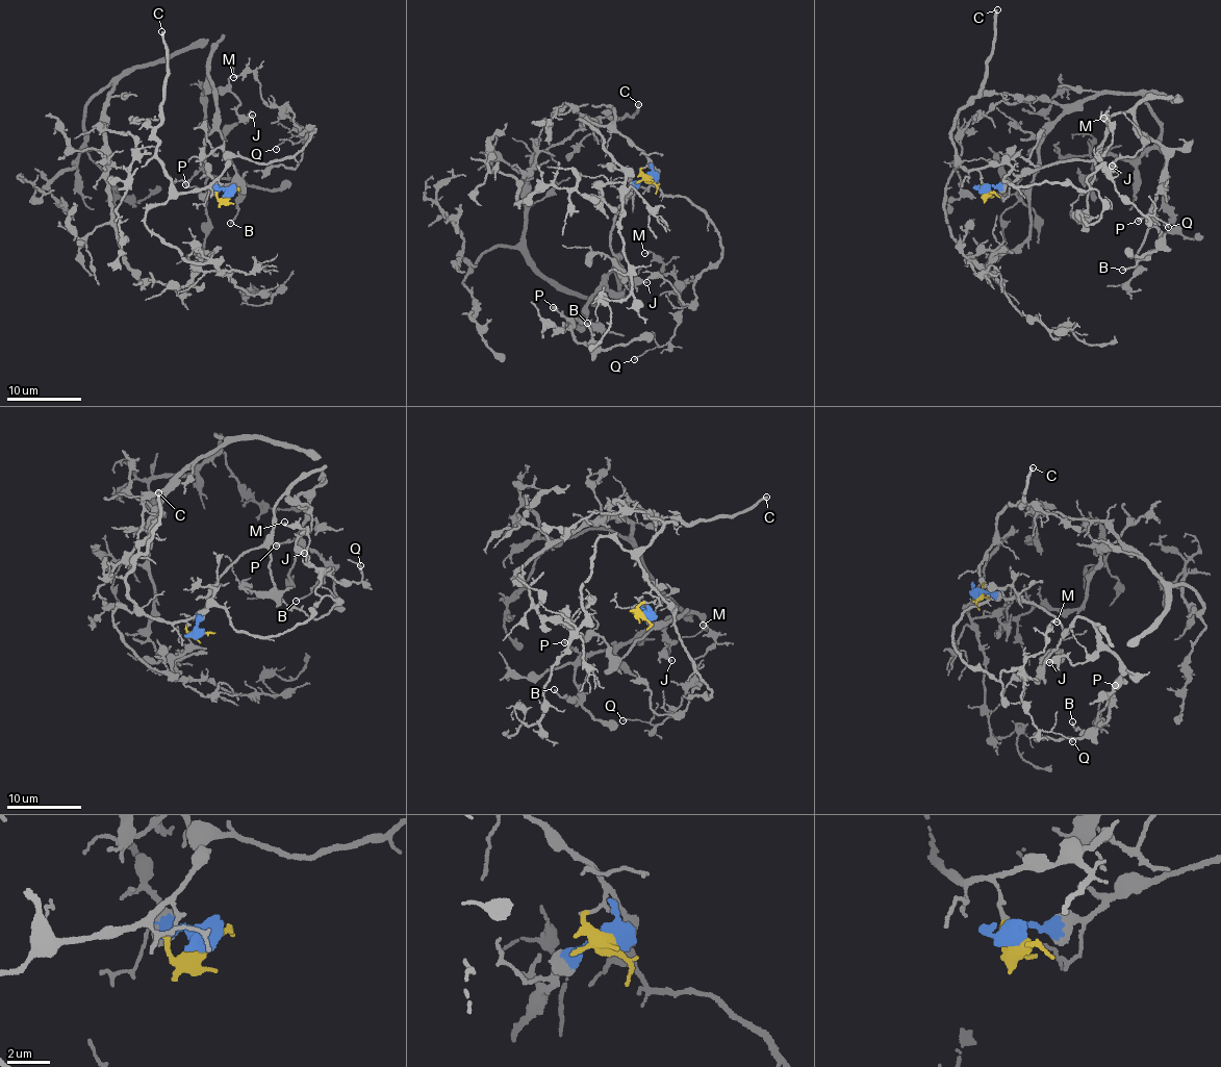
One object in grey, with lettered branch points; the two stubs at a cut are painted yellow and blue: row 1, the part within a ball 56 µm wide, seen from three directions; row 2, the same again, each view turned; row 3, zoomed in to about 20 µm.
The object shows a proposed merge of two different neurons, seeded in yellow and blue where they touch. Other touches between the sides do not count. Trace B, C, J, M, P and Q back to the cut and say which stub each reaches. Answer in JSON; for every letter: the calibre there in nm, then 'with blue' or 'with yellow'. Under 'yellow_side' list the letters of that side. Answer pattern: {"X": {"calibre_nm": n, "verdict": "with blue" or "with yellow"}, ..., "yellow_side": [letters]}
{"B": {"calibre_nm": 160, "verdict": "with blue"}, "C": {"calibre_nm": 260, "verdict": "with yellow"}, "J": {"calibre_nm": 240, "verdict": "with blue"}, "M": {"calibre_nm": 200, "verdict": "with yellow"}, "P": {"calibre_nm": 340, "verdict": "with blue"}, "Q": {"calibre_nm": 130, "verdict": "with yellow"}, "yellow_side": ["C", "M", "Q"]}

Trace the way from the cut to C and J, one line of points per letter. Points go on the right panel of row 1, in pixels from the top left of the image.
C: (988, 192), (982, 191), (982, 175), (959, 162), (951, 128), (958, 111), (981, 92), (997, 8)
J: (988, 191), (1044, 166), (1088, 160), (1105, 136), (1108, 121), (1128, 111), (1143, 137), (1142, 147), (1112, 166)

